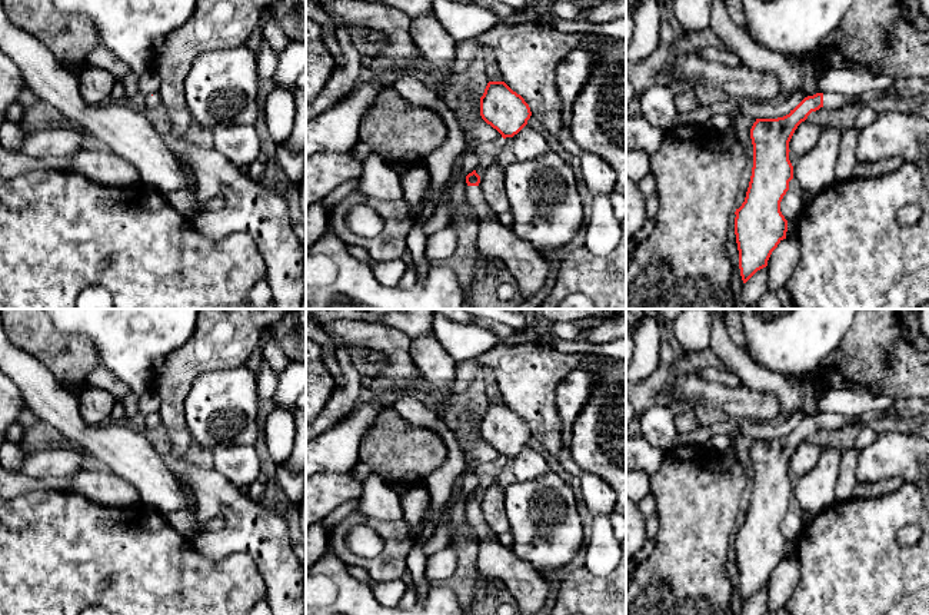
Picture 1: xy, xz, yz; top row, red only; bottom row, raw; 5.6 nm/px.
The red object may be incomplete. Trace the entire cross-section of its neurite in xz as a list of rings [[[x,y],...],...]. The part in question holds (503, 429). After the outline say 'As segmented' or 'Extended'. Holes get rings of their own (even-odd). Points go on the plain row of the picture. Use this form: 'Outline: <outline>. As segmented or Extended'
Outline: [[[489,402],[480,418],[480,436],[506,459],[527,445],[532,432],[525,419],[505,402]]]. As segmented

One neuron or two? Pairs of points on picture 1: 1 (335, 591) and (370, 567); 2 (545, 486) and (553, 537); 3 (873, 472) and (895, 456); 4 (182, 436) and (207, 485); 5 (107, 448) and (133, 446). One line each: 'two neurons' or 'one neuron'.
1: two neurons
2: one neuron
3: one neuron
4: two neurons
5: one neuron

